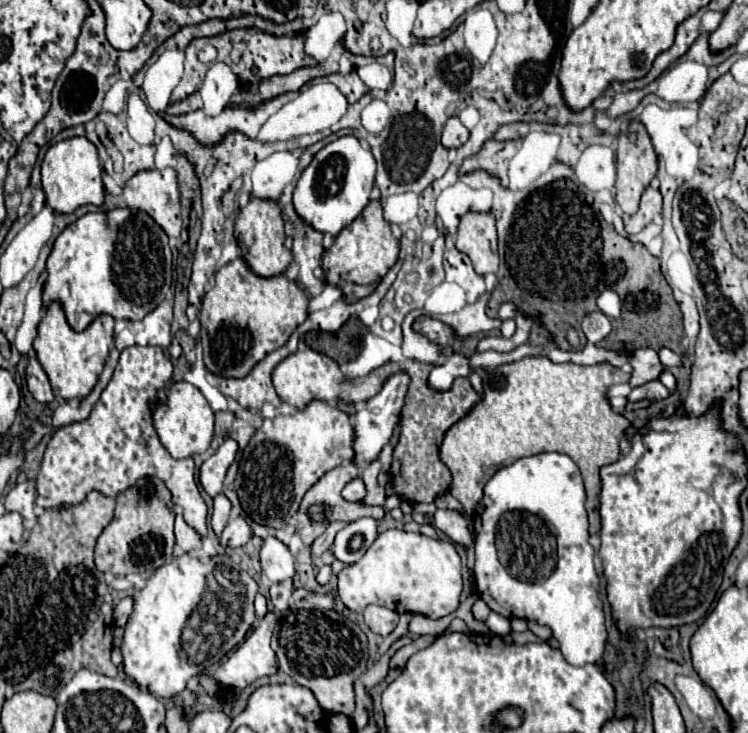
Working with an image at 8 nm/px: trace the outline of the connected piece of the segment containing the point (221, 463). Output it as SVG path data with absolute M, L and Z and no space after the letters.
M229 436L219 448L217 452L207 458L201 466L201 484L205 488L205 492L209 496L217 496L221 490L223 490L223 480L225 480L225 474L229 470L229 466L233 464L235 460L235 454L237 454L239 446L237 442Z

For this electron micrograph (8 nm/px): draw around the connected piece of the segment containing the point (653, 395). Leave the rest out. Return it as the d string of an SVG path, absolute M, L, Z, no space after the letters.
M651 380L643 386L637 386L631 390L631 394L627 396L629 402L639 402L639 400L663 400L669 396L669 390L659 382L659 380Z

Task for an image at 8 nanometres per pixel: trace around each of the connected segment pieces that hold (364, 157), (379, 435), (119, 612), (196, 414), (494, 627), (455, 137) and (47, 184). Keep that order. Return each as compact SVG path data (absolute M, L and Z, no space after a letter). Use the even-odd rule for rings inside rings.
M343 136L321 148L313 162L303 170L293 202L297 214L323 234L337 236L349 226L369 204L369 194L375 184L375 158L355 136Z
M405 370L391 374L387 378L387 382L383 384L383 388L373 398L369 398L367 410L355 414L355 444L353 444L353 448L355 448L355 460L357 462L359 460L365 460L365 462L375 460L377 454L381 452L381 448L391 440L393 428L401 418L401 410L403 410L403 404L405 404L409 382L411 382L411 378Z
M123 598L123 600L115 606L115 624L117 624L117 626L125 626L131 610L133 610L133 598Z
M181 380L173 382L167 394L167 402L159 406L153 414L155 430L159 434L161 444L173 458L187 458L195 454L203 454L213 438L213 410L205 396L193 384Z
M491 612L491 614L489 614L489 618L485 620L485 624L487 624L487 628L489 628L493 634L497 634L497 636L501 636L501 638L513 632L511 622L509 622L505 616L497 614L497 612Z
M457 116L449 118L445 124L445 130L443 130L441 144L445 148L459 148L461 144L467 142L467 138L469 138L469 130L461 124L461 120Z
M67 138L57 144L53 144L45 160L41 164L41 176L43 176L43 190L47 196L47 204L55 212L69 214L77 210L83 204L95 204L101 206L105 198L105 186L101 182L101 164L97 156L97 148L87 138Z

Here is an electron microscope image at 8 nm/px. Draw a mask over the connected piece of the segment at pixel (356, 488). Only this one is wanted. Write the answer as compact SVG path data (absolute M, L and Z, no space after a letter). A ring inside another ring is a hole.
M355 478L353 482L349 482L349 486L345 486L345 490L343 490L343 498L349 502L363 500L365 496L367 496L367 488L365 488L365 482L361 478Z

